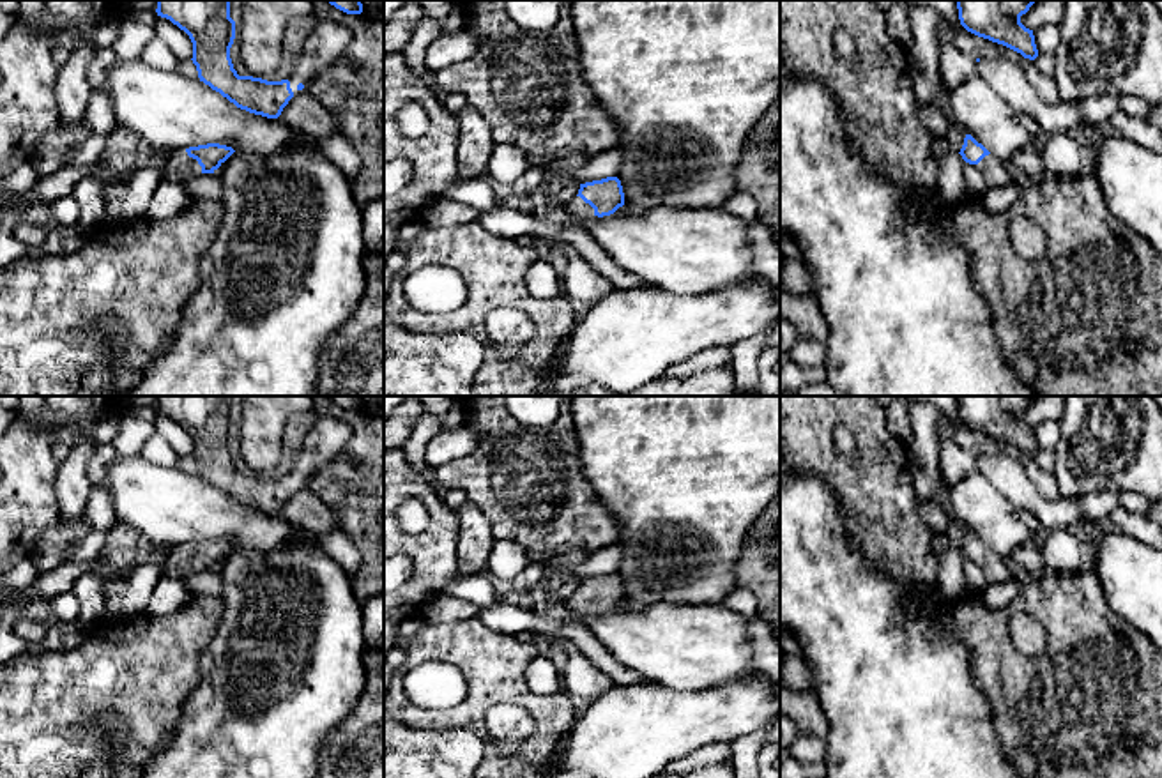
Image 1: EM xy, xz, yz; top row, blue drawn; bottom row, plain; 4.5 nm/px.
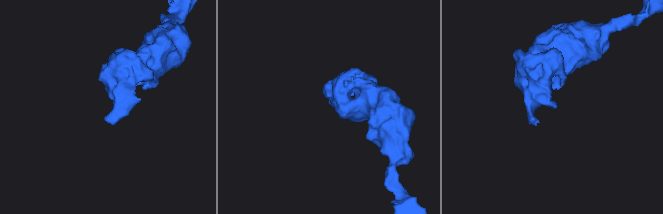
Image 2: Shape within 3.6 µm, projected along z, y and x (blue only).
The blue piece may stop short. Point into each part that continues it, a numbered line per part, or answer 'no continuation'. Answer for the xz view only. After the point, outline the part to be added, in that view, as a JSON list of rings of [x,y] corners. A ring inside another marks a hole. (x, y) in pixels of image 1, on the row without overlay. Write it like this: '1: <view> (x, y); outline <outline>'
1: xz (577, 603); outline [[[575,592],[571,598],[559,603],[555,610],[561,614],[561,617],[575,617],[578,614],[594,612],[594,605],[585,599],[580,592]]]

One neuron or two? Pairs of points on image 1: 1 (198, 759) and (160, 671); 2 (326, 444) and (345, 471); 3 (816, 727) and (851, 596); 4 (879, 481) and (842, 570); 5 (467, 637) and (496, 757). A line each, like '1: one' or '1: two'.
1: two
2: two
3: two
4: two
5: one

